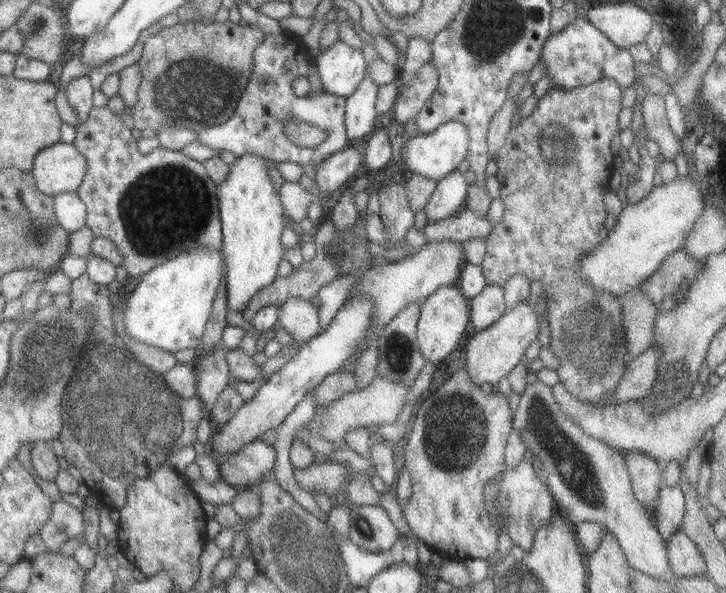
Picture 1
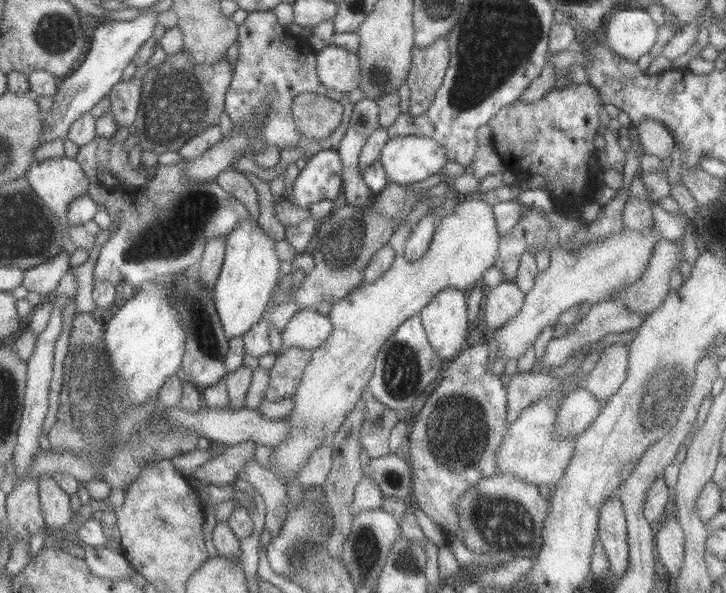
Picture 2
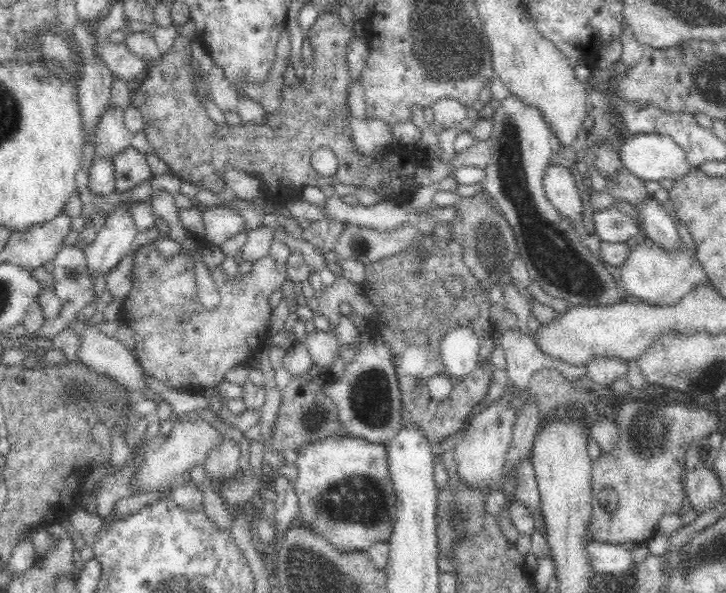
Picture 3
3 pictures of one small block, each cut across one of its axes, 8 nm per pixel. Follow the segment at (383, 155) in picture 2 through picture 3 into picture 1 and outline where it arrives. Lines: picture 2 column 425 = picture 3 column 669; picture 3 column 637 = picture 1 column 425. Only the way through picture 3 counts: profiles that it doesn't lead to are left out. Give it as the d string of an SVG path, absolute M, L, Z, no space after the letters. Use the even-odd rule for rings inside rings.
M450 120L441 124L434 132L428 134L419 133L416 136L406 137L401 148L402 167L408 174L420 174L422 177L438 182L442 177L457 170L458 164L468 156L468 129L458 120Z

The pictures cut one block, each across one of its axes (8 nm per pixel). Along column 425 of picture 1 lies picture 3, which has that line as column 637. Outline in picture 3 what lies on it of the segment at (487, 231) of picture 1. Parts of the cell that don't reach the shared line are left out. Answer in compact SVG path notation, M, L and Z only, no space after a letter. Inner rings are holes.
M614 205L595 212L594 223L601 242L622 244L634 237L642 239L642 231L634 219L620 212Z

